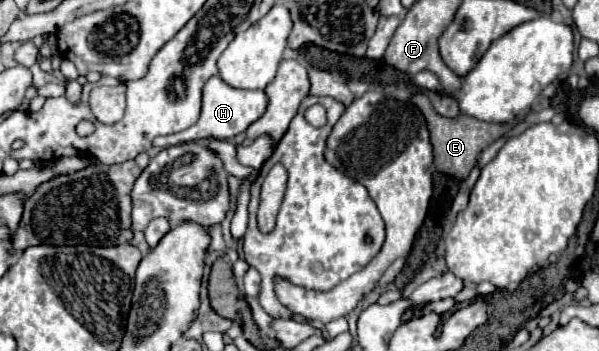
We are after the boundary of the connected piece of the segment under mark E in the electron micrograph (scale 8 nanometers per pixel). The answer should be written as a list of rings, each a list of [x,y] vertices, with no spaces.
[[[421,92],[411,96],[411,102],[425,114],[427,120],[427,128],[431,134],[431,144],[433,144],[433,156],[435,156],[435,168],[443,174],[453,176],[455,180],[465,180],[469,176],[469,172],[475,168],[477,158],[481,154],[483,148],[487,148],[491,142],[495,142],[497,138],[505,136],[513,124],[491,124],[491,122],[477,122],[477,118],[469,118],[467,114],[459,114],[457,118],[443,118],[439,116],[429,98]]]

